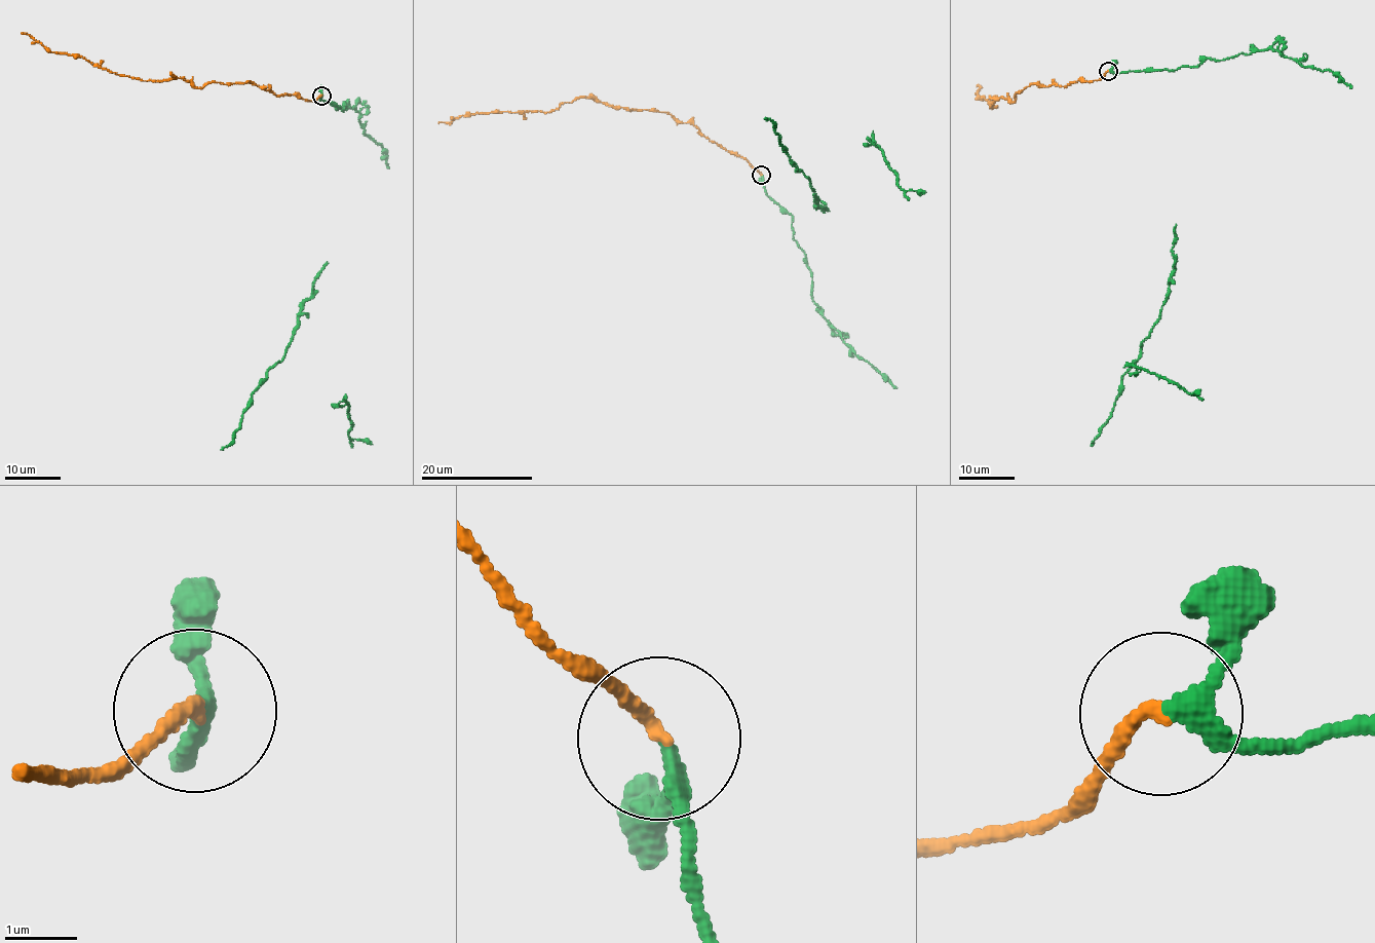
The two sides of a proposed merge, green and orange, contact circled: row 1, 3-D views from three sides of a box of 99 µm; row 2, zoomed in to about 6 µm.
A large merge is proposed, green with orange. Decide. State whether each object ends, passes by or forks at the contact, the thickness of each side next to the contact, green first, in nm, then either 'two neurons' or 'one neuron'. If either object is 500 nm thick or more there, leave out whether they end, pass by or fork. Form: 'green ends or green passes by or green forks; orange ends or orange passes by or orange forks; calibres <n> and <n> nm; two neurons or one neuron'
green passes by; orange ends; calibres 200 and 200 nm; one neuron

